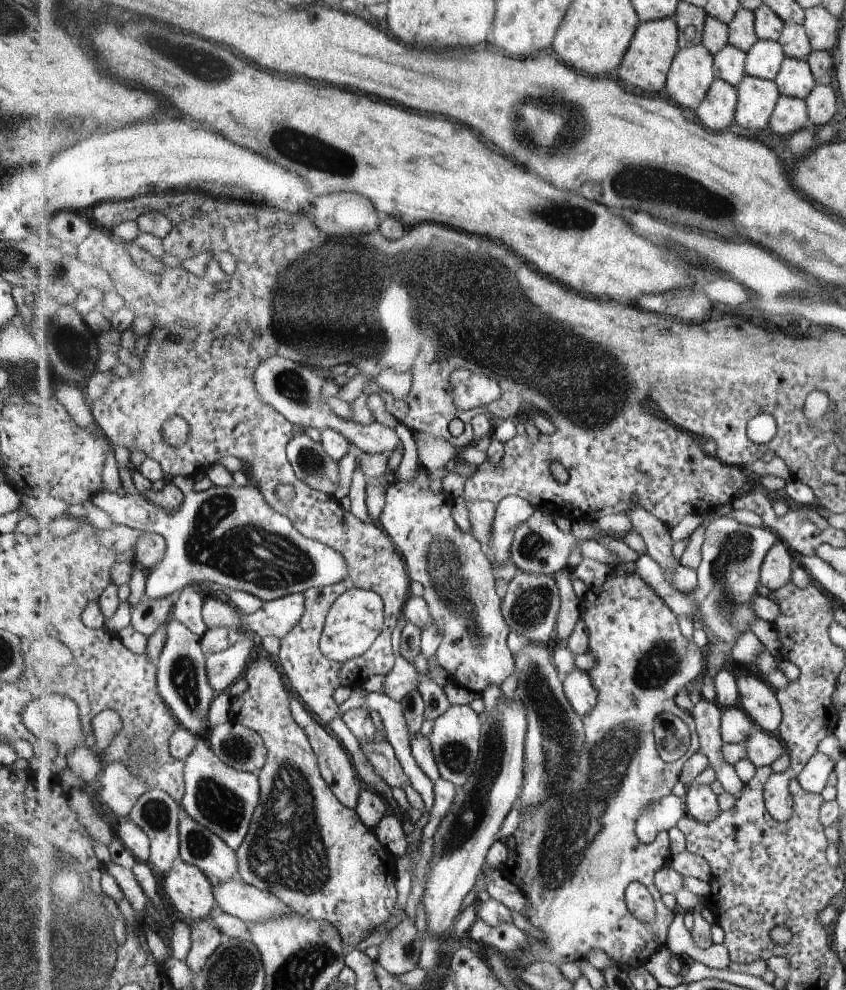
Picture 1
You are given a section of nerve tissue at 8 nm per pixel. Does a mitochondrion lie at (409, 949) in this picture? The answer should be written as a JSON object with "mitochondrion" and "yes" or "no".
{"mitochondrion":"yes"}

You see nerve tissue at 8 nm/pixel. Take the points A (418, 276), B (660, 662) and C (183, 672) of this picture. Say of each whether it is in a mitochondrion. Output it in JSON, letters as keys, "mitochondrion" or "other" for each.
{"A":"other","B":"mitochondrion","C":"mitochondrion"}

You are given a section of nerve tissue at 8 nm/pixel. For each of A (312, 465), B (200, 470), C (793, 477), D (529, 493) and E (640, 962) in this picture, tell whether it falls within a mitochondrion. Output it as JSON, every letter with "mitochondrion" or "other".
{"A":"mitochondrion","B":"other","C":"other","D":"other","E":"other"}

